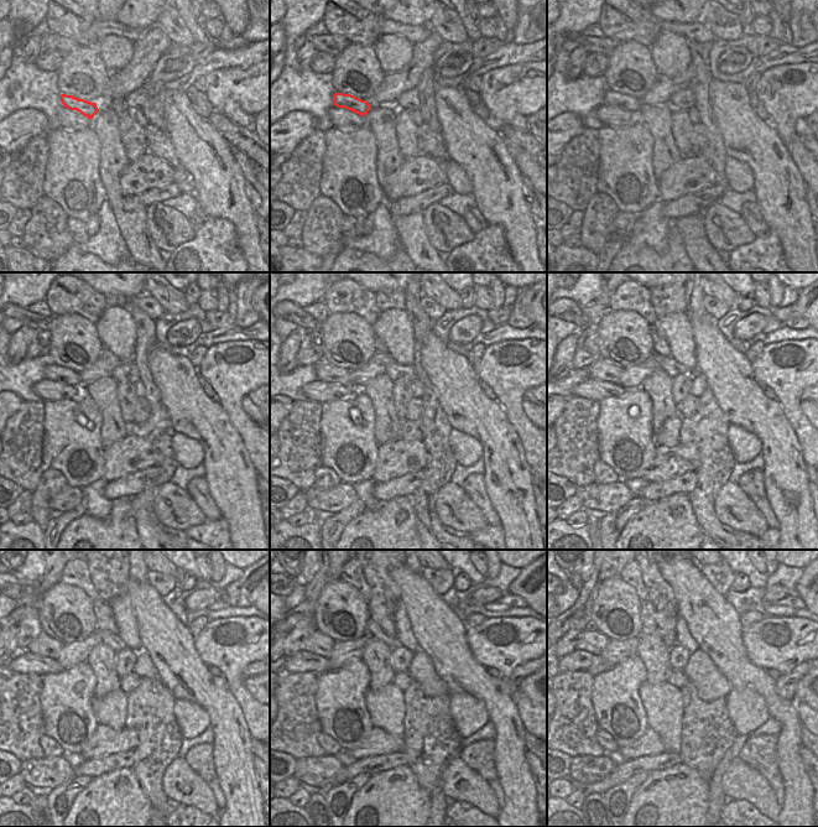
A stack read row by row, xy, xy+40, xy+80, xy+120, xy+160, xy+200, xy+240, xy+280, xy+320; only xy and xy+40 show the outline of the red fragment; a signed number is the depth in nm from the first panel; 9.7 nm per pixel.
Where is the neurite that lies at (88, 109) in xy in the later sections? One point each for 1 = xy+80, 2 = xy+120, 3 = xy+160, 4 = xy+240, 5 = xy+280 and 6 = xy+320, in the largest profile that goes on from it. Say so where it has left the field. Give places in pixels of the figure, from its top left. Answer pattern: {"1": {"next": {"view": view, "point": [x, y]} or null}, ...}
{"1": {"next": {"view": "xy+80", "point": [629, 103]}}, "2": {"next": {"view": "xy+120", "point": [55, 373]}}, "3": {"next": {"view": "xy+160", "point": [326, 372]}}, "4": {"next": {"view": "xy+240", "point": [43, 645]}}, "5": {"next": {"view": "xy+280", "point": [317, 643]}}, "6": {"next": {"view": "xy+320", "point": [590, 640]}}}

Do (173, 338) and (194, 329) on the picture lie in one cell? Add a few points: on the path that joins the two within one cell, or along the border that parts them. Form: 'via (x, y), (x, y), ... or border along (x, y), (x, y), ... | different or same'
via (178, 336), (189, 331) | same

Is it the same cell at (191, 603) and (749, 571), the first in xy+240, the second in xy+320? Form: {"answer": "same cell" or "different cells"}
{"answer": "different cells"}

